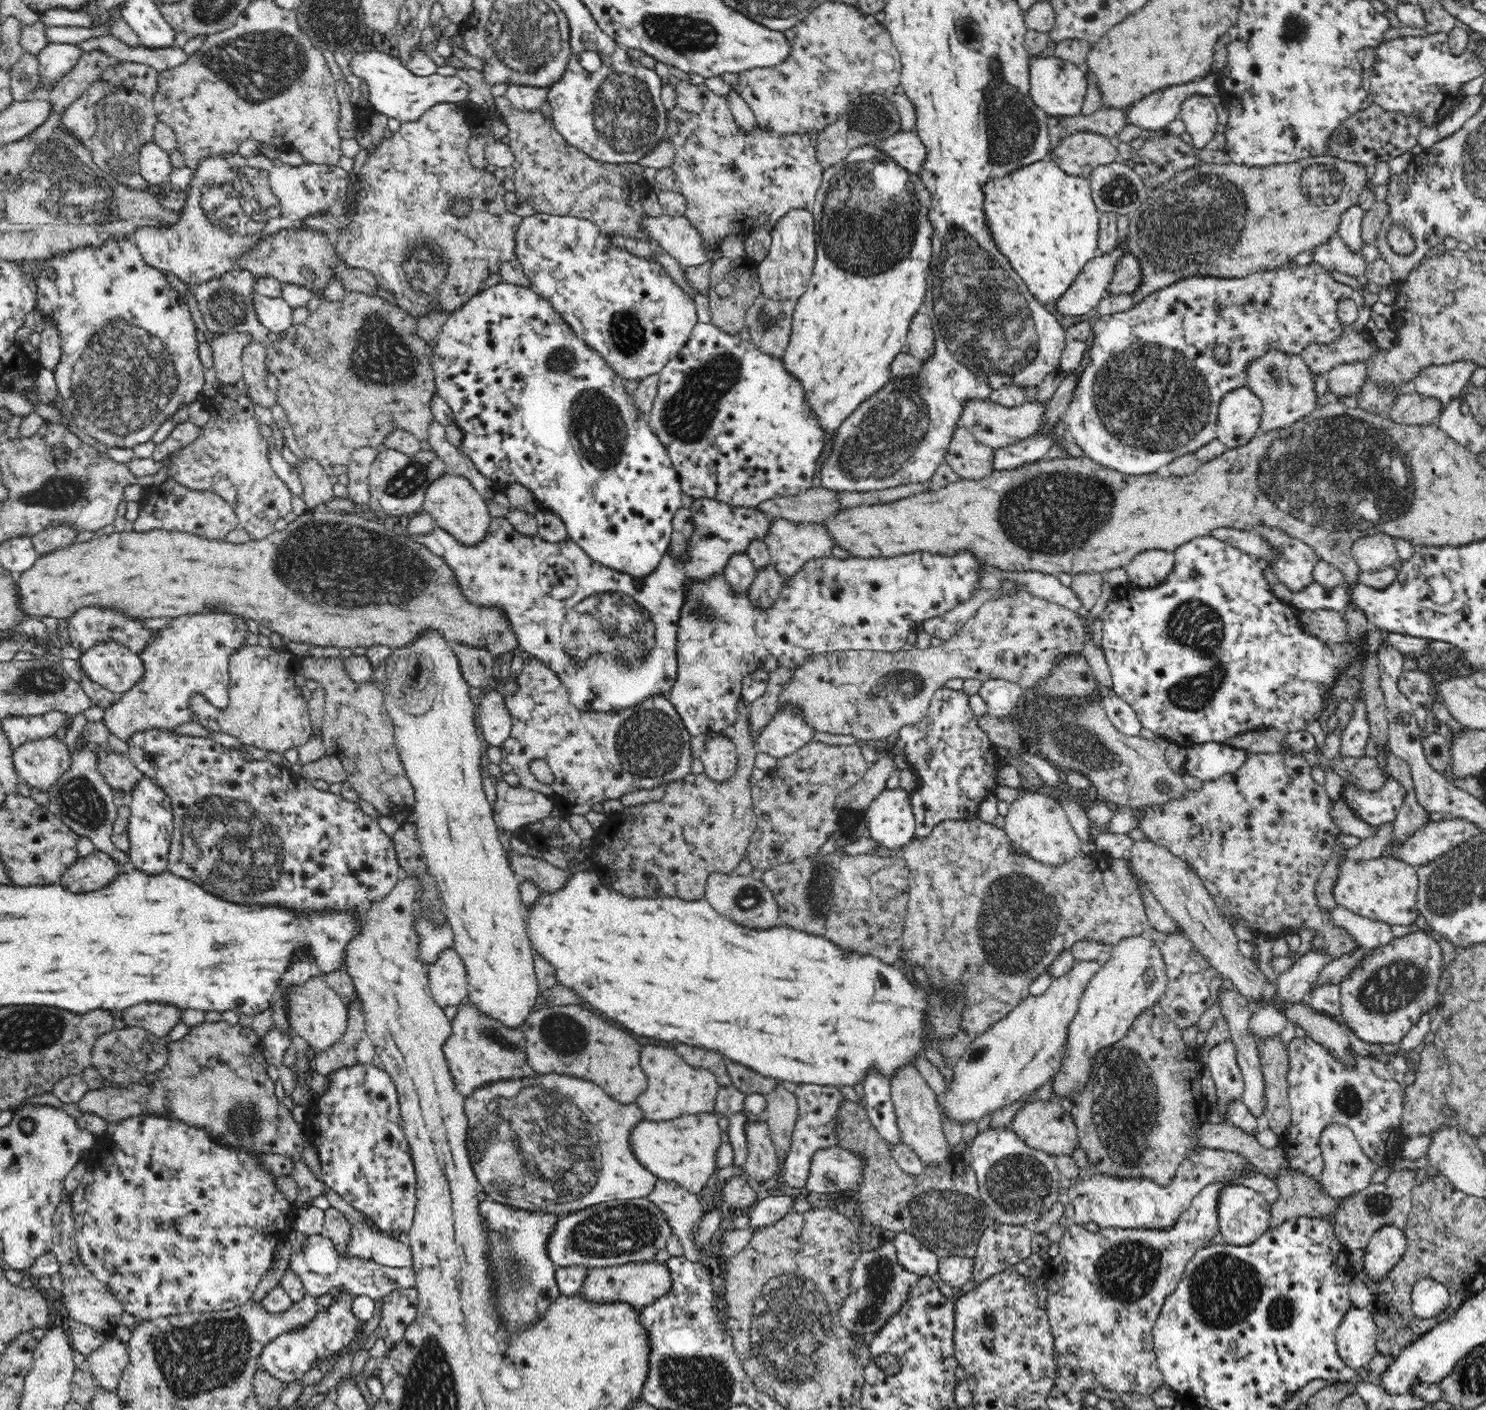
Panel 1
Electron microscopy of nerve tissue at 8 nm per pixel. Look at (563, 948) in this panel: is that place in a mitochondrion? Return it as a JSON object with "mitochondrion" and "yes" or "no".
{"mitochondrion":"no"}

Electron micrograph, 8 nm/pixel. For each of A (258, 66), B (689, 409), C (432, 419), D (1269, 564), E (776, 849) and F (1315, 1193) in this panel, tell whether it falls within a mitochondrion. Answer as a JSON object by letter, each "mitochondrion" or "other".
{"A":"mitochondrion","B":"mitochondrion","C":"other","D":"other","E":"other","F":"other"}

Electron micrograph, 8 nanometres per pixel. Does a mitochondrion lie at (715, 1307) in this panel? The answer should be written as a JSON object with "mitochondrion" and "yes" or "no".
{"mitochondrion":"no"}

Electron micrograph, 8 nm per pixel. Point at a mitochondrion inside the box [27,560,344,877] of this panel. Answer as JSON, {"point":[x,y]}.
{"point":[78,800]}

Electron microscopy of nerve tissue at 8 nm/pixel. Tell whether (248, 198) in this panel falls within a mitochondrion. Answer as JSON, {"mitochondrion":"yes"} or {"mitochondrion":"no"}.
{"mitochondrion":"yes"}

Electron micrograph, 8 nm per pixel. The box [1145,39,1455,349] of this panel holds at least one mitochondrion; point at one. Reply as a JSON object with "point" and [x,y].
{"point":[1319,184]}

